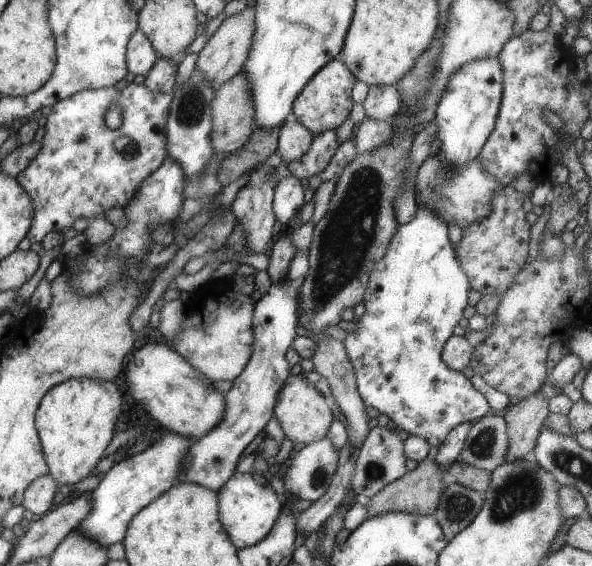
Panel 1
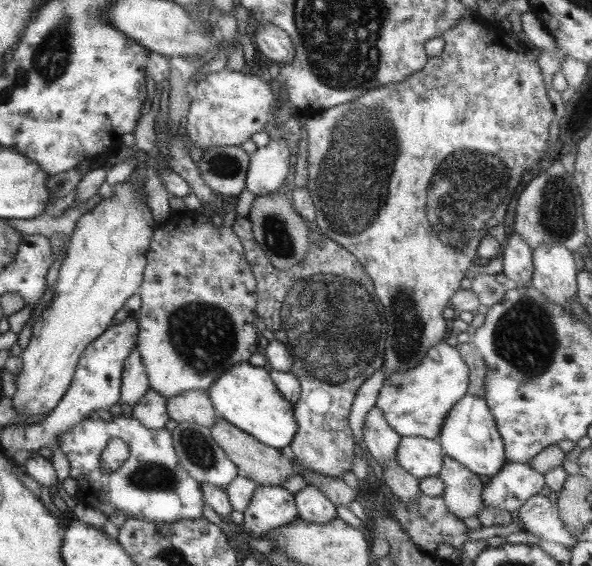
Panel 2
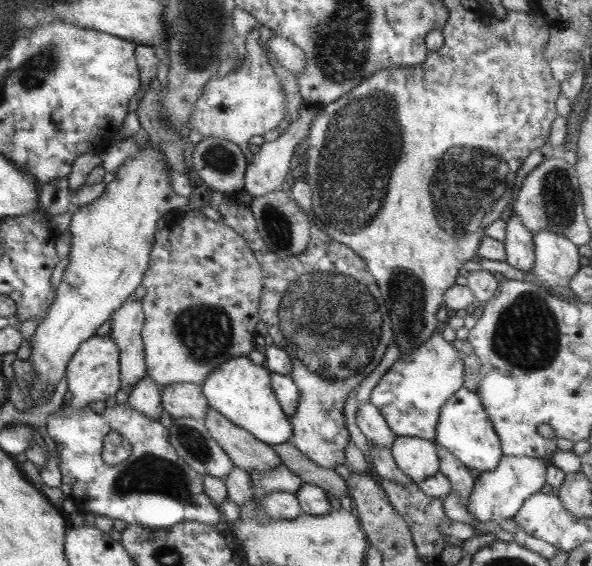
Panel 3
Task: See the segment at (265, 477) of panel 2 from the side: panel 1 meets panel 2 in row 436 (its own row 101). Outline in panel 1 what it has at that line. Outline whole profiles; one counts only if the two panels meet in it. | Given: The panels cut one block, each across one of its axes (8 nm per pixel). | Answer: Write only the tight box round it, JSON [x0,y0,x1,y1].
[210,71,254,156]

